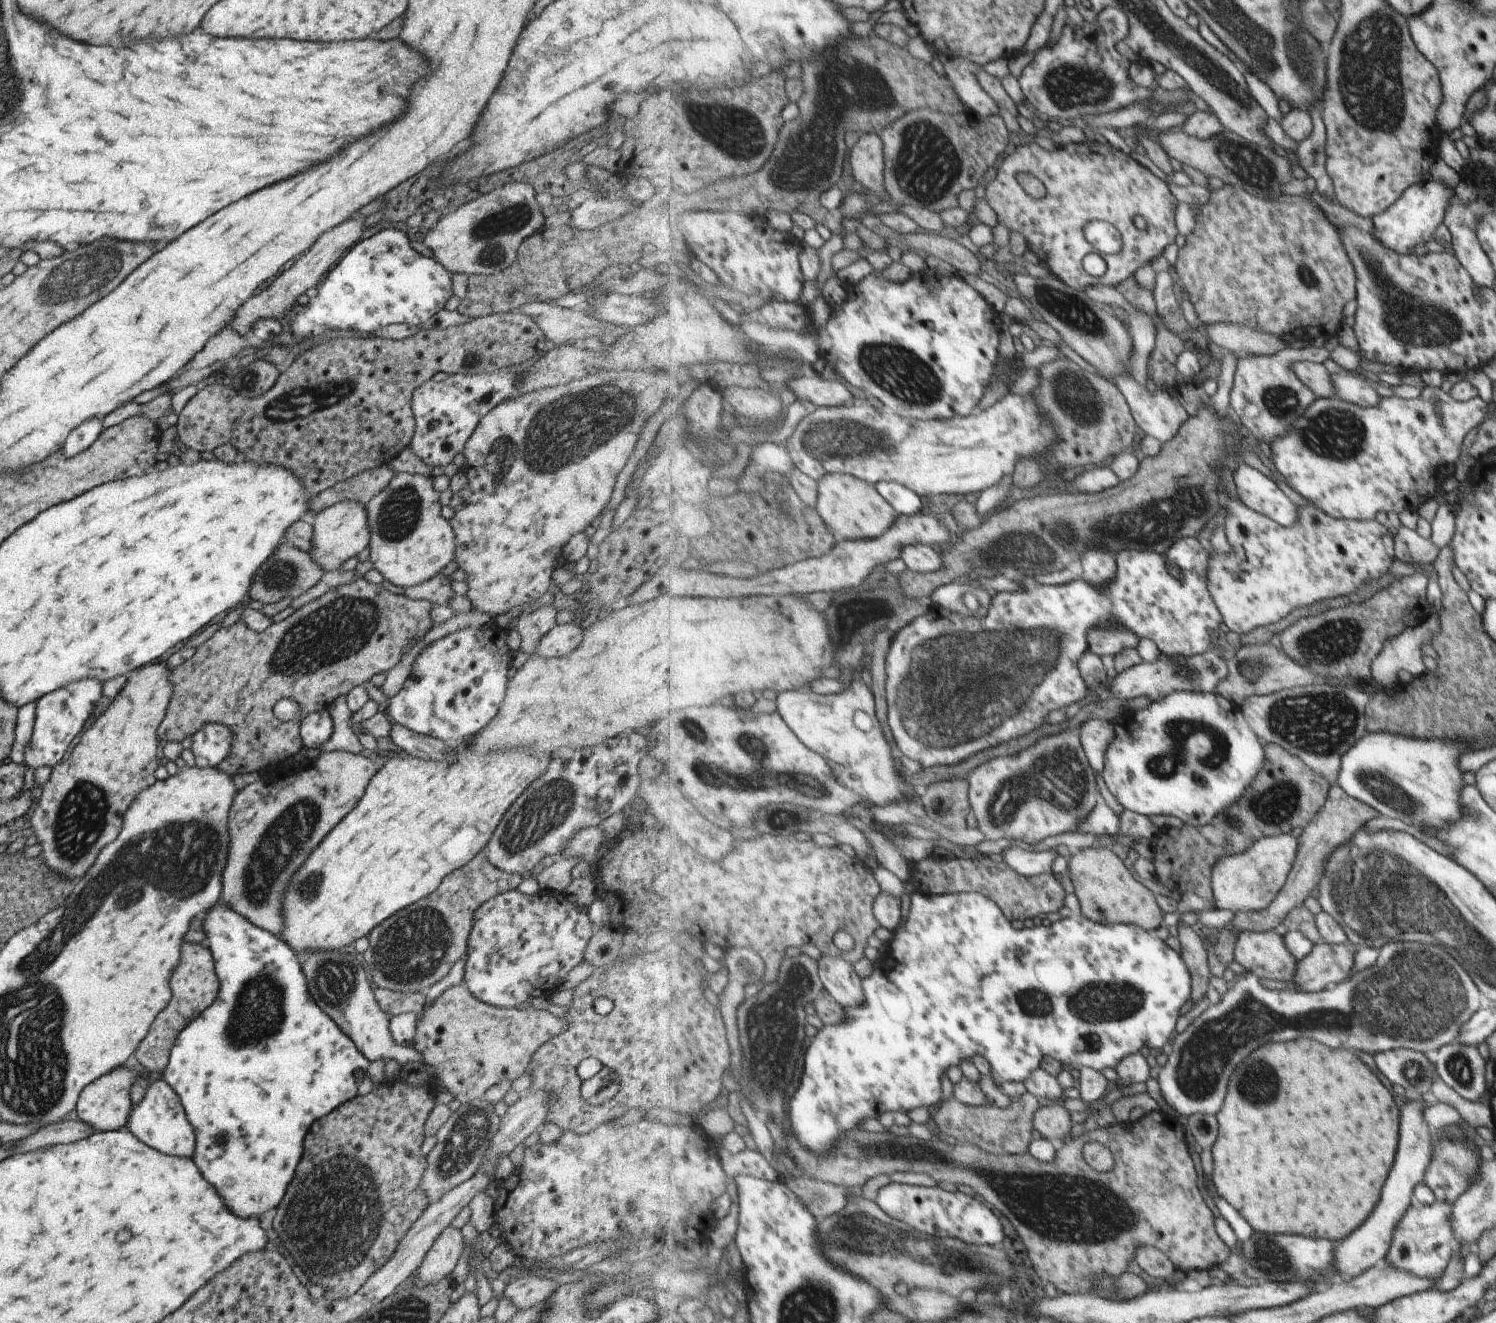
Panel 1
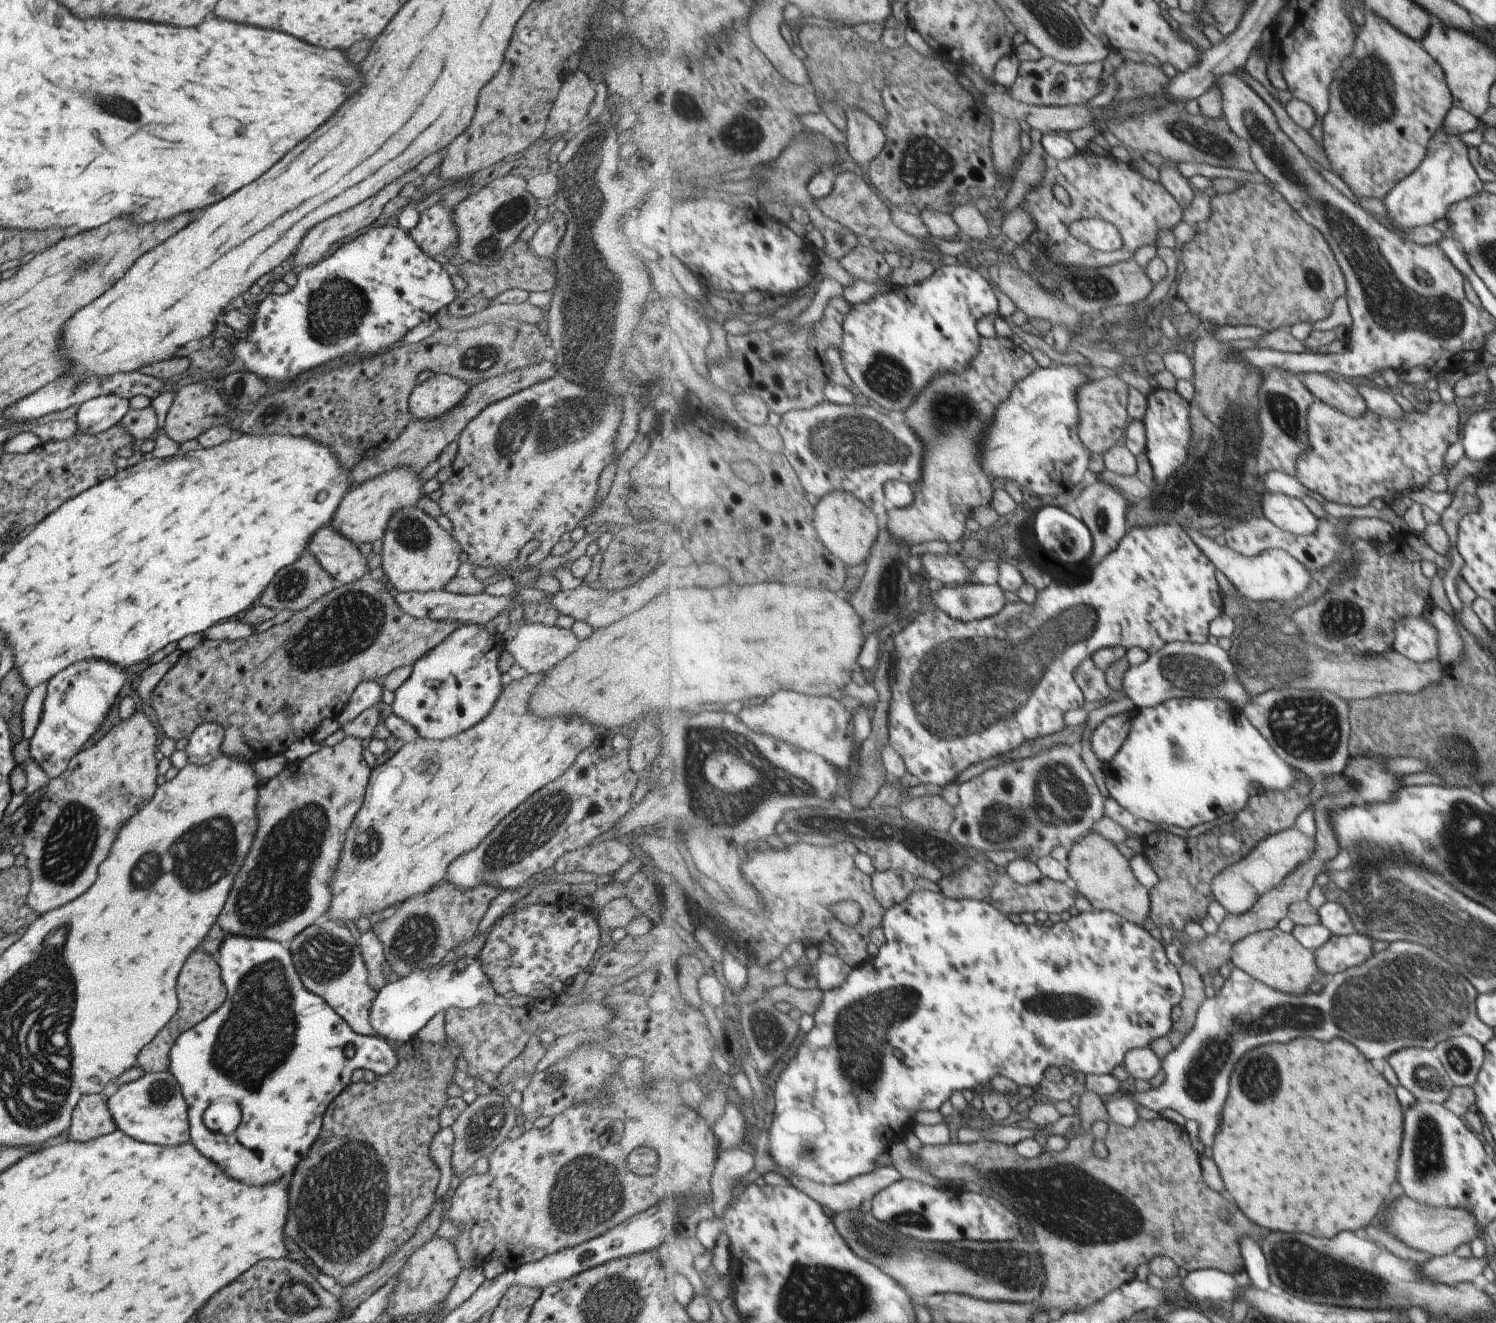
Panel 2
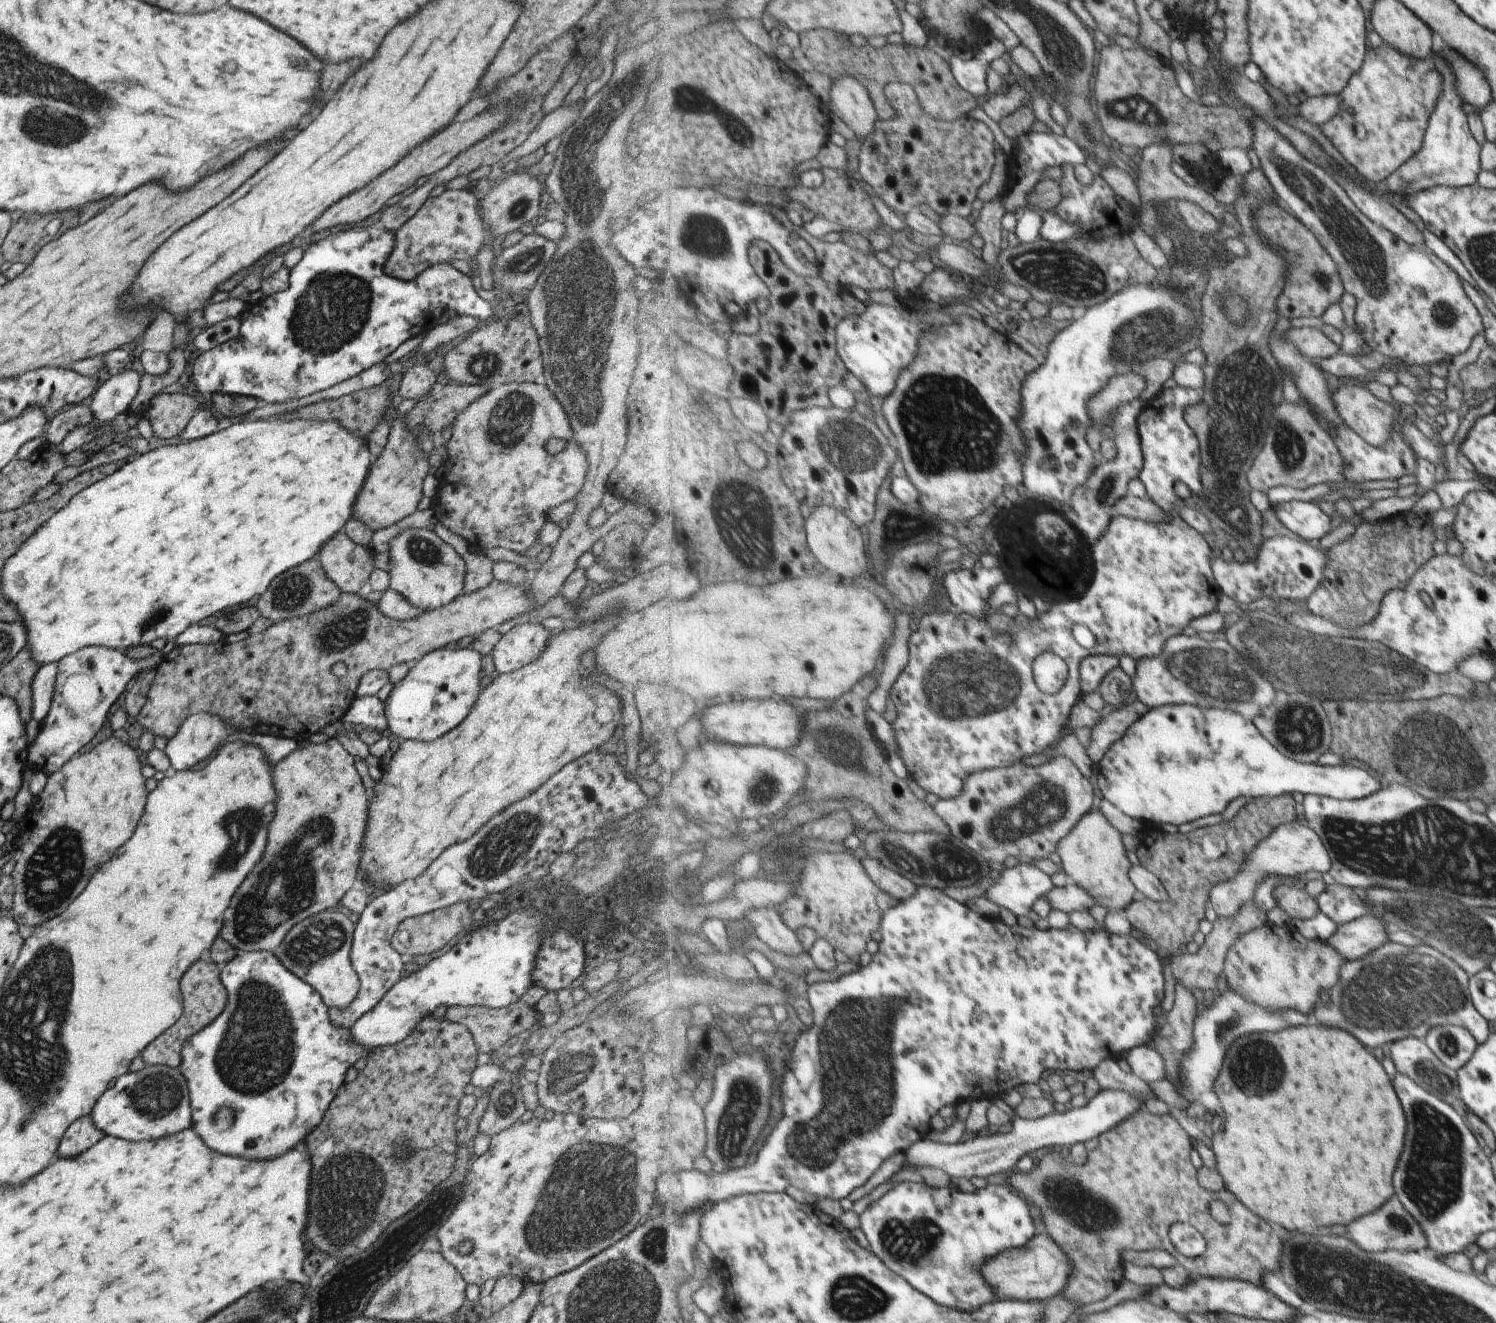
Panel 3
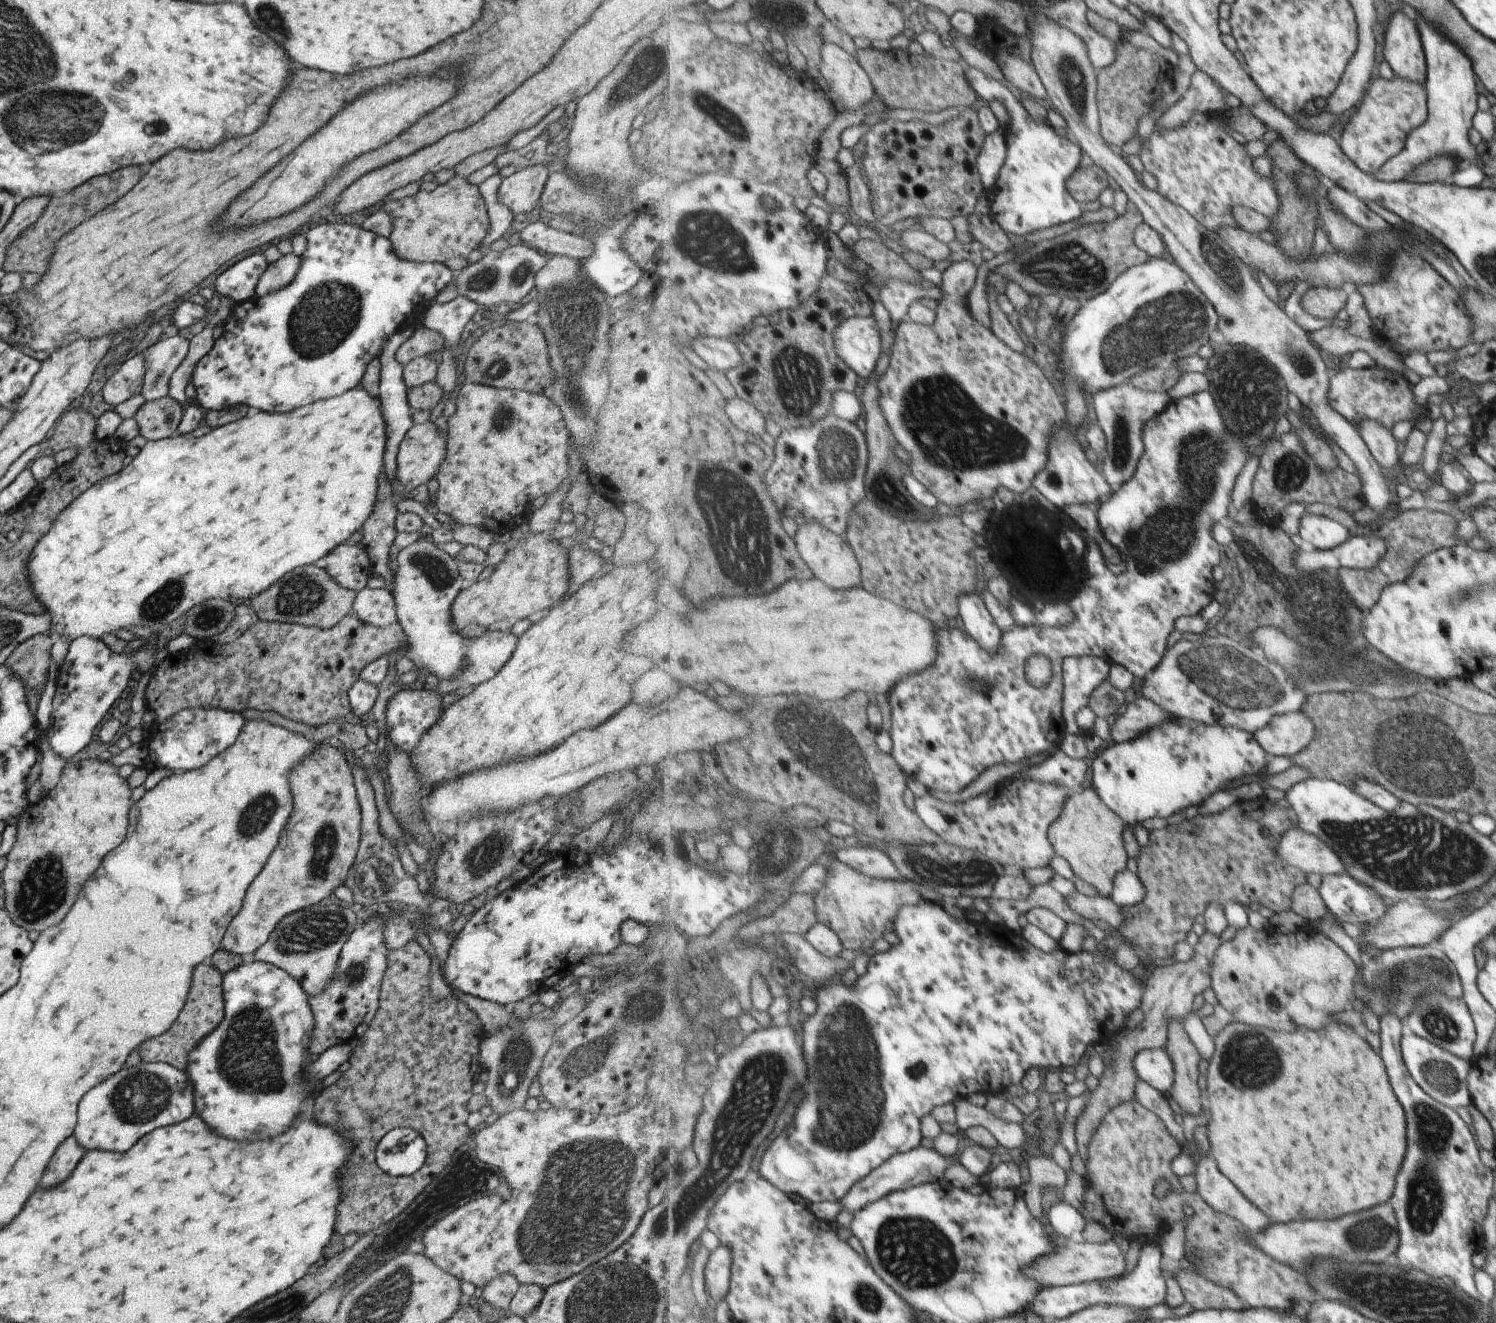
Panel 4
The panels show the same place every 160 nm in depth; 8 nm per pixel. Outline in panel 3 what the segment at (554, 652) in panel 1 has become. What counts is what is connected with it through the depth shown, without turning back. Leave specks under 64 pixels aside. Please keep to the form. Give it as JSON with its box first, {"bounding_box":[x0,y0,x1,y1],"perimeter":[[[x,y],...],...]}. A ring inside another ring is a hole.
{"bounding_box":[492,624,552,675],"perimeter":[[[542,624],[514,626],[503,634],[492,650],[495,670],[501,675],[516,671],[540,656],[552,638]]]}

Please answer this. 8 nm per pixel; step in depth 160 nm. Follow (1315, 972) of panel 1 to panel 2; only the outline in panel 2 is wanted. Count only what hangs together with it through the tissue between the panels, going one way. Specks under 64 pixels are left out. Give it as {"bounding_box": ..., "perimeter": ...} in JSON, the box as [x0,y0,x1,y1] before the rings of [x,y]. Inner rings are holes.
{"bounding_box":[1316,932,1374,975],"perimeter":[[[1355,932],[1350,935],[1332,935],[1330,941],[1316,951],[1322,972],[1332,975],[1363,964],[1374,954],[1372,939],[1366,934]]]}

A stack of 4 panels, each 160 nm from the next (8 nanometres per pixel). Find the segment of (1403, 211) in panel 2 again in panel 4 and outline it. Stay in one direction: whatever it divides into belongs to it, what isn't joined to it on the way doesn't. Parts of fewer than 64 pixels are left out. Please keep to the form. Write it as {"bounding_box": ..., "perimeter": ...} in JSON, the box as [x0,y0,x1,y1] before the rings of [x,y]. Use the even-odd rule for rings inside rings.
{"bounding_box":[1372,18,1478,181],"perimeter":[[[1422,18],[1416,22],[1418,34],[1422,46],[1426,64],[1428,64],[1428,78],[1426,78],[1426,90],[1428,92],[1429,118],[1407,131],[1405,146],[1400,154],[1390,158],[1389,162],[1381,167],[1381,170],[1374,172],[1372,176],[1378,181],[1402,181],[1414,174],[1414,168],[1420,164],[1426,164],[1434,156],[1442,154],[1454,154],[1454,158],[1460,160],[1474,160],[1478,156],[1476,146],[1470,142],[1470,128],[1472,118],[1478,110],[1478,88],[1476,88],[1476,72],[1474,72],[1473,59],[1466,58],[1452,42],[1448,42],[1442,34],[1438,34],[1438,28],[1430,26]]]}

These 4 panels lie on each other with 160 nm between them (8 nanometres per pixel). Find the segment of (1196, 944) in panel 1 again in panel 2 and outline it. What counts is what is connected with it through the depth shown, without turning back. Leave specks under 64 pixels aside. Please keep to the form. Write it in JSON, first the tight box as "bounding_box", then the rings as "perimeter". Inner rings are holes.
{"bounding_box":[1151,964,1206,1060],"perimeter":[[[1183,964],[1179,969],[1181,971],[1182,980],[1185,982],[1185,998],[1182,1002],[1183,1014],[1181,1019],[1174,1024],[1171,1034],[1165,1038],[1156,1040],[1151,1048],[1161,1056],[1162,1060],[1166,1060],[1170,1052],[1174,1052],[1182,1042],[1188,1038],[1188,1034],[1192,1032],[1198,1019],[1198,1012],[1202,1004],[1206,1002],[1206,982],[1202,976],[1202,972],[1198,970],[1198,966],[1194,964]]]}

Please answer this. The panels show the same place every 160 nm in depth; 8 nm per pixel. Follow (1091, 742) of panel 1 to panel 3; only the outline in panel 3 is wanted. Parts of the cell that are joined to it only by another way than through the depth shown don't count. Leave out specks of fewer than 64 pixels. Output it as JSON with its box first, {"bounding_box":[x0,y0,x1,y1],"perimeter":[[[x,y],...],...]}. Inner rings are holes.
{"bounding_box":[1087,699,1149,766],"perimeter":[[[1140,699],[1130,706],[1116,709],[1093,729],[1093,742],[1087,749],[1090,760],[1097,766],[1106,758],[1108,750],[1117,745],[1126,734],[1148,714],[1149,707]]]}

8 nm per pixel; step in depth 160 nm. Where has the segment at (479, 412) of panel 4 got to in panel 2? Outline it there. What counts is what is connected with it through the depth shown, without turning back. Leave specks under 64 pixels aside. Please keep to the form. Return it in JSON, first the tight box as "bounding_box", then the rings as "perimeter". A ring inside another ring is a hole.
{"bounding_box":[438,377,630,568],"perimeter":[[[555,377],[544,380],[544,382],[538,382],[530,388],[526,388],[526,390],[520,390],[520,392],[508,396],[508,398],[486,406],[474,420],[470,420],[457,438],[458,450],[451,465],[453,467],[453,477],[447,483],[441,484],[442,496],[438,500],[439,510],[442,514],[448,516],[448,519],[452,522],[452,529],[449,533],[458,541],[461,550],[468,554],[467,562],[474,564],[476,567],[486,566],[486,568],[490,565],[494,565],[492,568],[512,566],[512,562],[516,562],[518,554],[521,553],[526,543],[532,540],[540,542],[540,545],[532,554],[528,555],[526,561],[528,568],[538,566],[544,558],[549,556],[550,550],[558,544],[558,541],[564,539],[567,534],[575,529],[576,524],[582,521],[582,518],[589,515],[590,508],[594,506],[594,500],[596,500],[598,478],[600,478],[602,470],[608,464],[617,463],[619,460],[616,456],[614,438],[618,434],[618,426],[620,426],[620,420],[622,420],[622,410],[630,399],[629,395],[625,395],[623,399],[616,400],[614,396],[608,396],[606,392],[590,390],[590,388],[586,388],[586,385],[574,384],[566,378]]]}

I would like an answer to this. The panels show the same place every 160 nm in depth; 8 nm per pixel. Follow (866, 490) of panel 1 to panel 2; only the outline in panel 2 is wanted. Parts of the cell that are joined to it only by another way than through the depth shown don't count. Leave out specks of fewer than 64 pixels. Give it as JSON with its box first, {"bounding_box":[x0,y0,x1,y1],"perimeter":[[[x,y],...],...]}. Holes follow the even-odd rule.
{"bounding_box":[815,490,883,567],"perimeter":[[[834,490],[817,505],[815,526],[826,548],[838,556],[847,566],[852,567],[864,562],[873,554],[874,546],[880,536],[883,521],[870,506],[864,504],[856,494],[848,490]]]}

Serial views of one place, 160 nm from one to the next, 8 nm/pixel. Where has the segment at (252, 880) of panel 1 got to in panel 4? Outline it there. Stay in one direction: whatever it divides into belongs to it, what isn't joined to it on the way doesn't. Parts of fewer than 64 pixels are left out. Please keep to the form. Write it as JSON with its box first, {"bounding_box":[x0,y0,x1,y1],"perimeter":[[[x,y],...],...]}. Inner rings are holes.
{"bounding_box":[222,741,362,958],"perimeter":[[[335,741],[323,742],[322,746],[318,746],[318,750],[308,754],[302,762],[294,766],[294,770],[290,770],[292,814],[288,818],[286,828],[281,831],[282,836],[276,850],[270,854],[264,868],[246,890],[242,910],[232,918],[223,936],[222,950],[243,958],[250,957],[260,946],[264,946],[264,942],[270,938],[272,930],[284,916],[316,902],[328,900],[336,888],[345,885],[348,870],[352,868],[358,853],[362,825],[352,765],[346,762],[345,755],[344,749]]]}

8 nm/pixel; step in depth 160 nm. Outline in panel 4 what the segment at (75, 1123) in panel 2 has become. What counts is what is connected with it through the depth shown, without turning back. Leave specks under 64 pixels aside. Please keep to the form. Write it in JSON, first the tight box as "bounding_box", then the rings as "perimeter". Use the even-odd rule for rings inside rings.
{"bounding_box":[40,1136,86,1190],"perimeter":[[[74,1136],[66,1138],[62,1142],[62,1146],[58,1146],[56,1154],[52,1156],[52,1160],[50,1160],[50,1164],[42,1176],[40,1188],[52,1190],[54,1186],[58,1186],[67,1180],[84,1156],[84,1152],[86,1152],[84,1146],[80,1146]]]}

